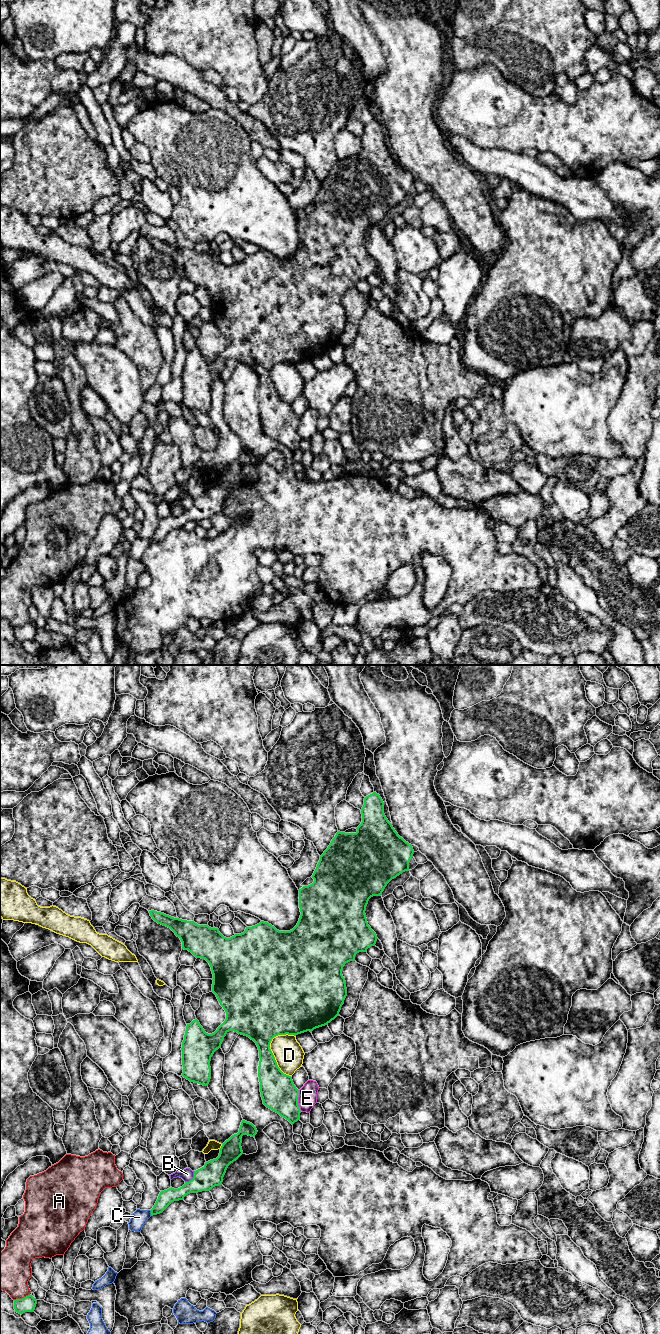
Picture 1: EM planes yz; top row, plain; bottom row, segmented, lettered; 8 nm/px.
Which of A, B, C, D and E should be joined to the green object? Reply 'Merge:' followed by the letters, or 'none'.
Merge: none

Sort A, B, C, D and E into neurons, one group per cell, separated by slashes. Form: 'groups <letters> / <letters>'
groups A / B / C / D / E

